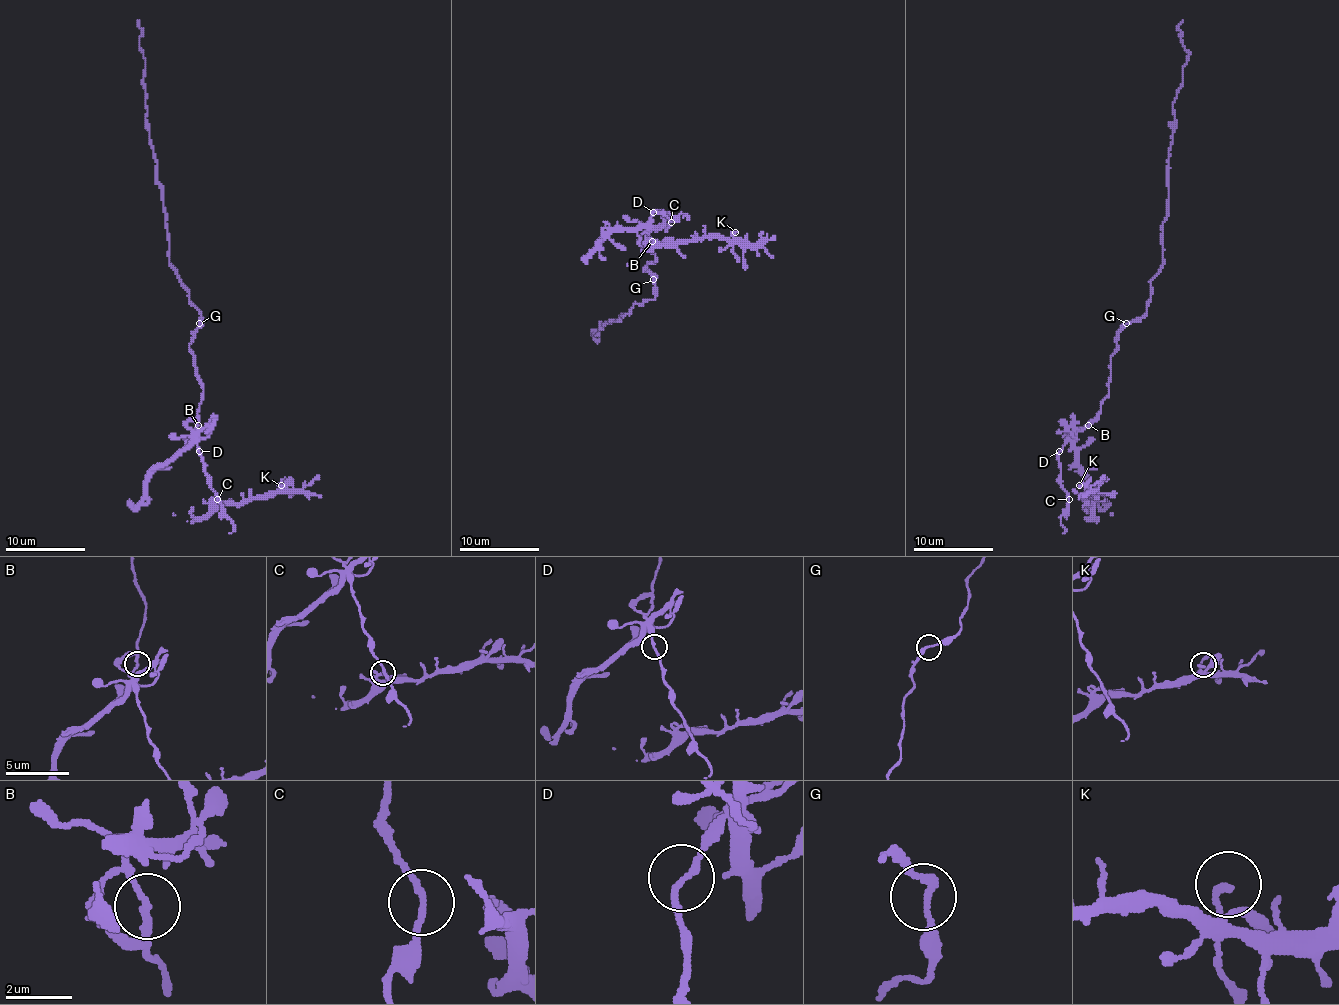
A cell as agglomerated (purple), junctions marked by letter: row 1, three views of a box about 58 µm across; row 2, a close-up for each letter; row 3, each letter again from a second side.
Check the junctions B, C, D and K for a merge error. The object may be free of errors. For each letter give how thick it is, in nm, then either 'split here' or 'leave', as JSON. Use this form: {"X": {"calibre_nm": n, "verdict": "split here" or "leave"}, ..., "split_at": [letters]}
{"B": {"calibre_nm": 190, "verdict": "leave"}, "C": {"calibre_nm": 190, "verdict": "leave"}, "D": {"calibre_nm": 180, "verdict": "leave"}, "K": {"calibre_nm": 220, "verdict": "leave"}, "split_at": []}

